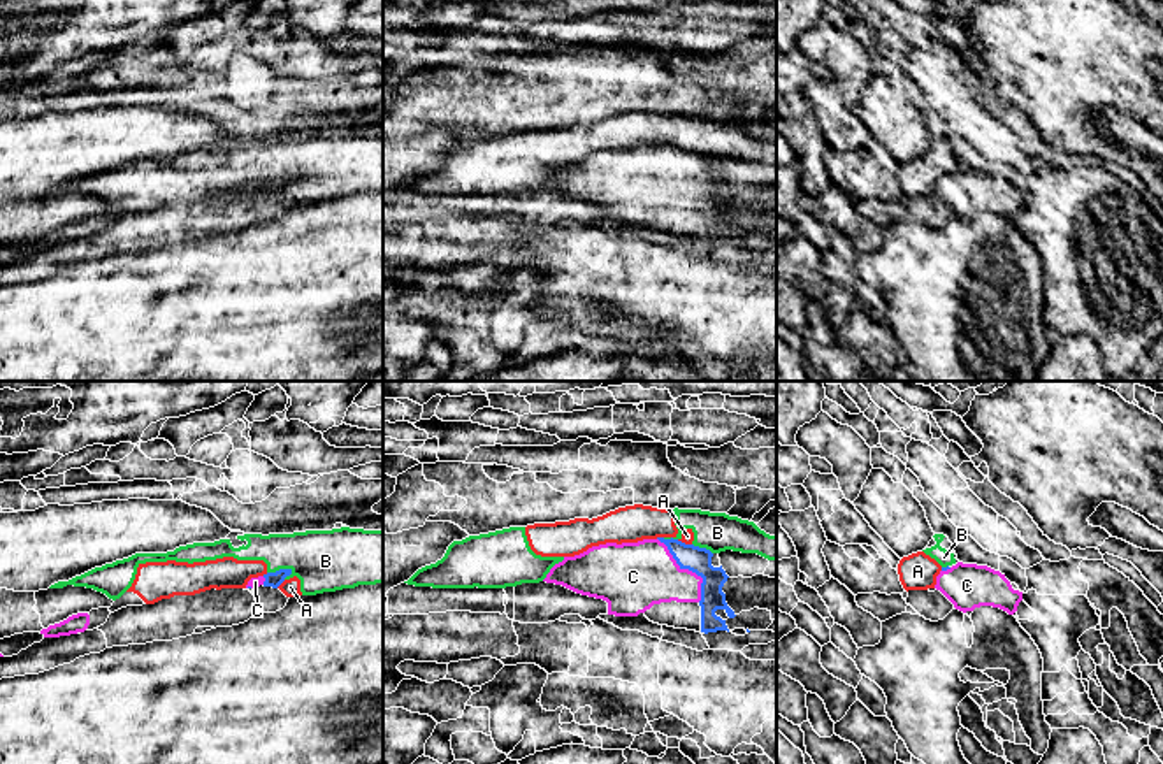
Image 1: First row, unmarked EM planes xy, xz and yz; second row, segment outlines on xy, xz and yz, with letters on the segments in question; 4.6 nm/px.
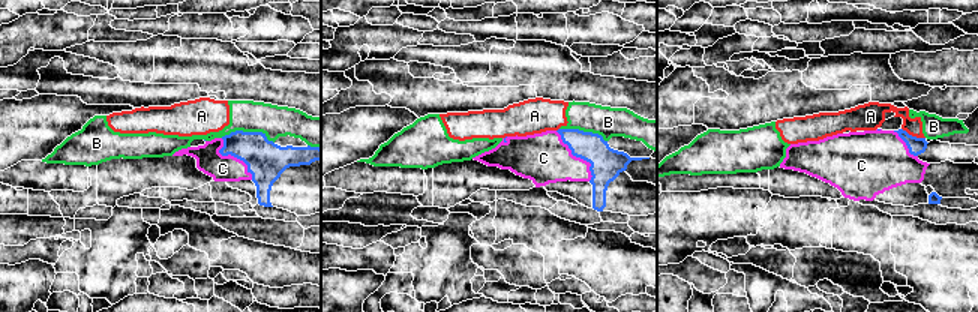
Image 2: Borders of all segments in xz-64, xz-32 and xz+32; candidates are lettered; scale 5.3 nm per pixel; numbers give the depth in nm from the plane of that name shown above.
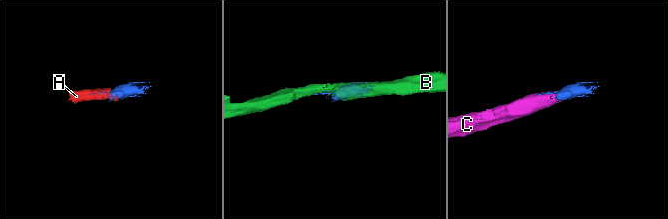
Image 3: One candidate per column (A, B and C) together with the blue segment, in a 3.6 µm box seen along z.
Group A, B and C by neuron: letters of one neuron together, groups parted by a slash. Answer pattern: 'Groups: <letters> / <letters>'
Groups: A B / C

